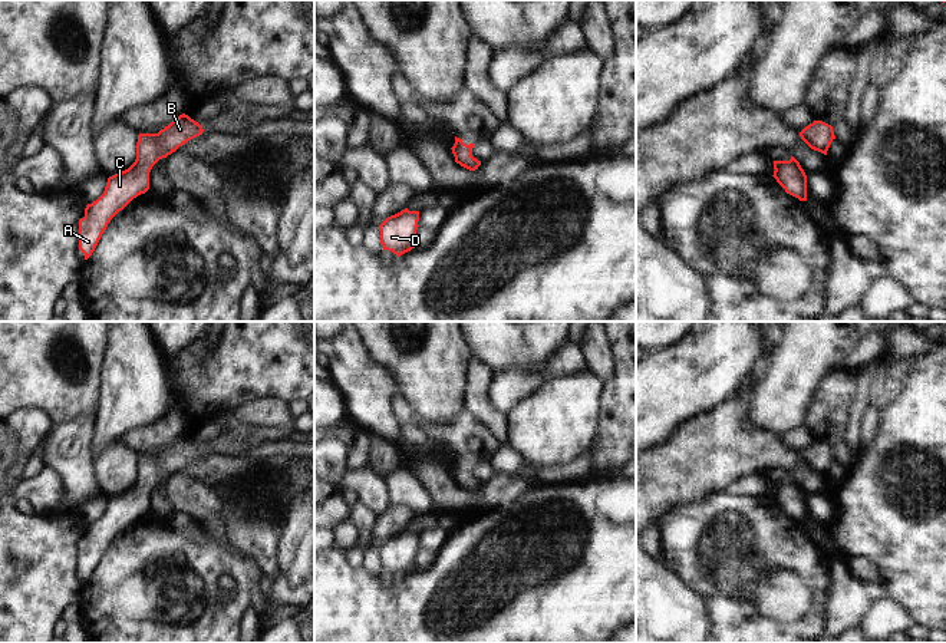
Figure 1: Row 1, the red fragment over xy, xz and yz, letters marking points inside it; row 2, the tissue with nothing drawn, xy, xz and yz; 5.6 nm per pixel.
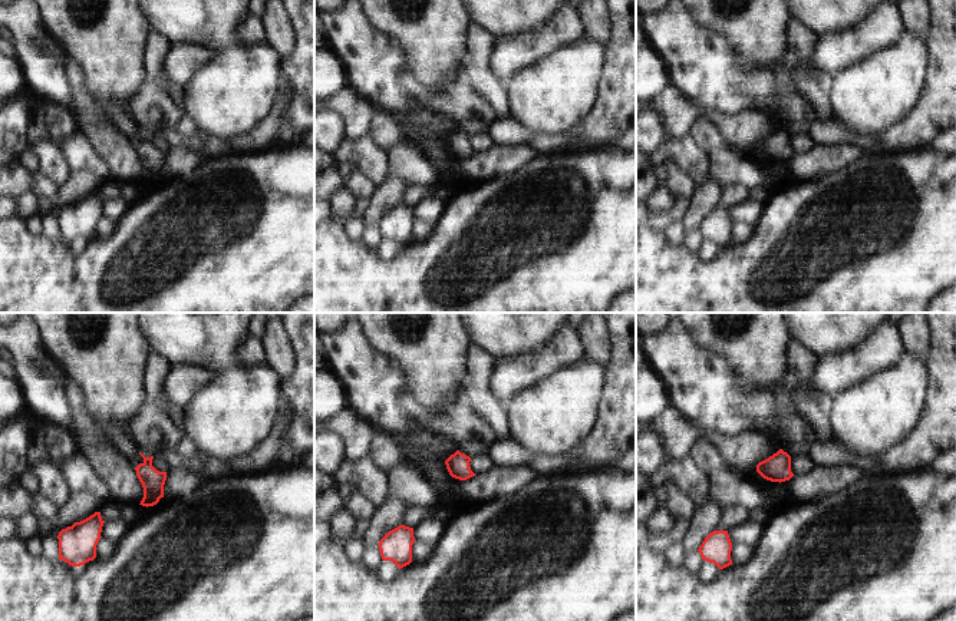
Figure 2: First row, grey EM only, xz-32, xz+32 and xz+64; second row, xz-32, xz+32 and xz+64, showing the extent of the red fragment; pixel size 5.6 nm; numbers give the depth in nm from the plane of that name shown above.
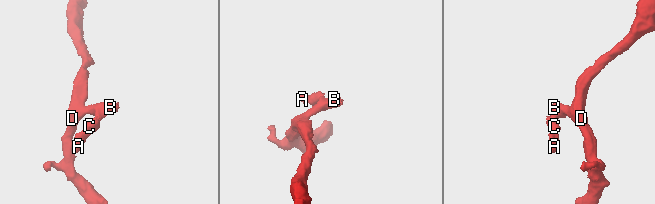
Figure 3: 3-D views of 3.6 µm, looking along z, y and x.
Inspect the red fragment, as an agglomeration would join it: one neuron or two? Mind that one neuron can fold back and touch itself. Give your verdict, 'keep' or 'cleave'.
keep

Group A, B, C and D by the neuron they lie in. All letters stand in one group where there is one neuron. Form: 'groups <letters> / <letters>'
groups A B C D

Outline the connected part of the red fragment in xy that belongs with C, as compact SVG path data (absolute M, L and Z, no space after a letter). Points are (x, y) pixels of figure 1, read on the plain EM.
M182 435L158 455L138 456L135 484L108 499L103 515L86 527L85 538L79 541L79 571L85 581L95 573L111 541L134 520L149 511L152 488L202 454L198 443Z

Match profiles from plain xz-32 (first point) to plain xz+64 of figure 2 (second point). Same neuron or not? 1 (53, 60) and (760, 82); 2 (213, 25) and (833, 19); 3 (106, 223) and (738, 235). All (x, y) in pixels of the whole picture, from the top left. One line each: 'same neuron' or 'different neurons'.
1: same neuron
2: same neuron
3: same neuron

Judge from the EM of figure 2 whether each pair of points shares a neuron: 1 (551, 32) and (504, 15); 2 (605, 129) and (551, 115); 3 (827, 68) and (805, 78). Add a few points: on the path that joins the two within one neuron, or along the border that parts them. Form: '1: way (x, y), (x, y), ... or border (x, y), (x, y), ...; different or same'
1: border (554, 15), (536, 30), (507, 36); different
2: border (590, 112), (566, 132); different
3: border (817, 38), (810, 63); different

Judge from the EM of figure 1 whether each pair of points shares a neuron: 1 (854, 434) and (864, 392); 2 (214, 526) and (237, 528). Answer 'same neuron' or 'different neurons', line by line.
1: same neuron
2: different neurons

